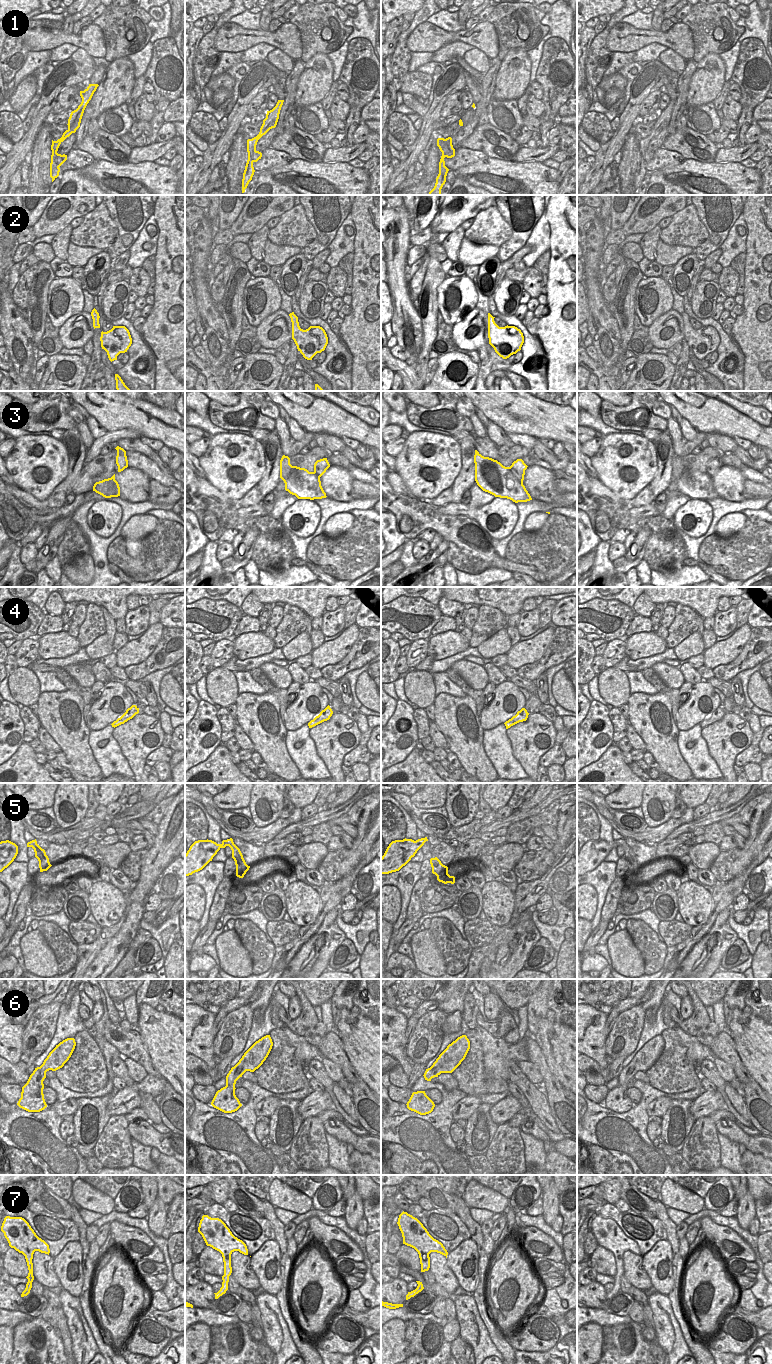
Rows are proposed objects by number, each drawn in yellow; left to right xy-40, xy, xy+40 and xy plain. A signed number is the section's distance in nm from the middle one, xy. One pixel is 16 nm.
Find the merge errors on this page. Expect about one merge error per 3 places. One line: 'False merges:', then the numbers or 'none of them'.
False merges: 1, 3, 4

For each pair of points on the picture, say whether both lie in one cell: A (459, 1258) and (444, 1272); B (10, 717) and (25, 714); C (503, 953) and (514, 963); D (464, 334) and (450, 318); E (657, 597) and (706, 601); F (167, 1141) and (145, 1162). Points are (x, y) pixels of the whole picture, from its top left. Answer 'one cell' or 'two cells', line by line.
A: two cells
B: two cells
C: two cells
D: two cells
E: one cell
F: two cells

